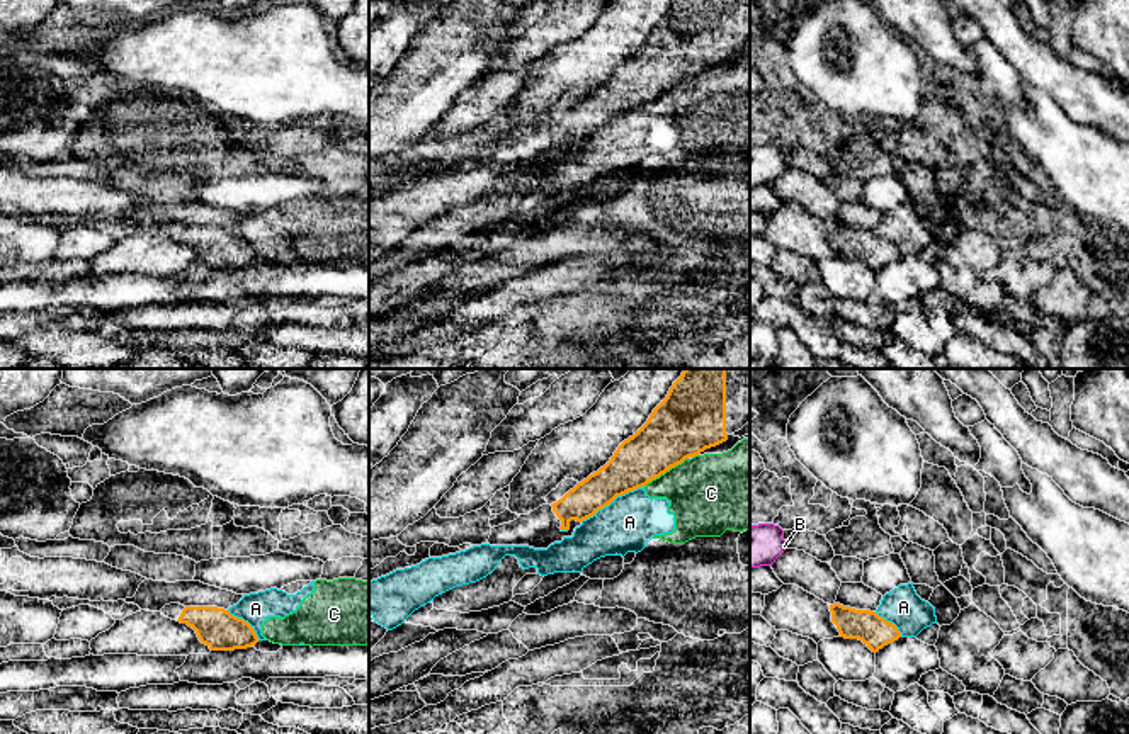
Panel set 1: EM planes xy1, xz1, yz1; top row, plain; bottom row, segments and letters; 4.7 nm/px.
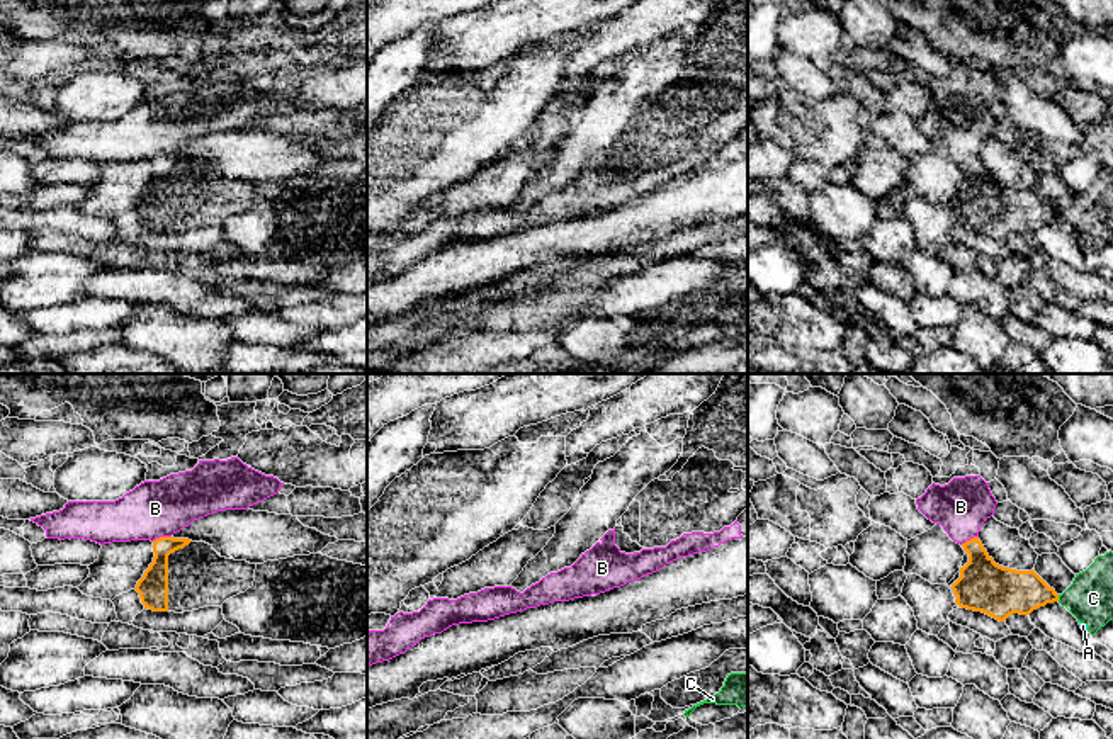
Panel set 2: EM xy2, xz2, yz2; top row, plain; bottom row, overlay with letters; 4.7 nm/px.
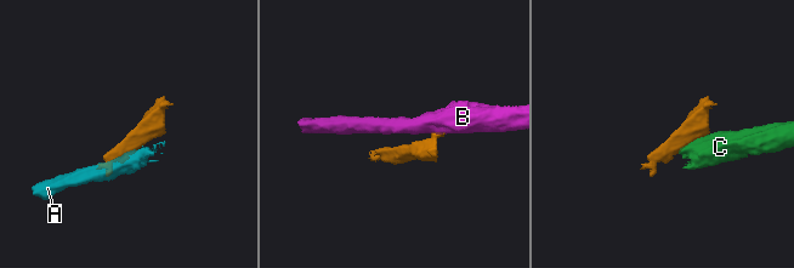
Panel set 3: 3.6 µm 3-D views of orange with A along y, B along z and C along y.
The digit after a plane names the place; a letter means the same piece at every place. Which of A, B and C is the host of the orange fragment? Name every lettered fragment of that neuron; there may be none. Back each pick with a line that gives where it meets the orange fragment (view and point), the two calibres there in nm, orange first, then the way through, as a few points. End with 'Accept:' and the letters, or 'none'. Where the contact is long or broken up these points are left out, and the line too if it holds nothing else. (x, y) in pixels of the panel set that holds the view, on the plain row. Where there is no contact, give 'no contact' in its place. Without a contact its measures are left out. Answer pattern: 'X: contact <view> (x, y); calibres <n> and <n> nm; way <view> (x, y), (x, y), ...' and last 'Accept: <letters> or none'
Accept: none

